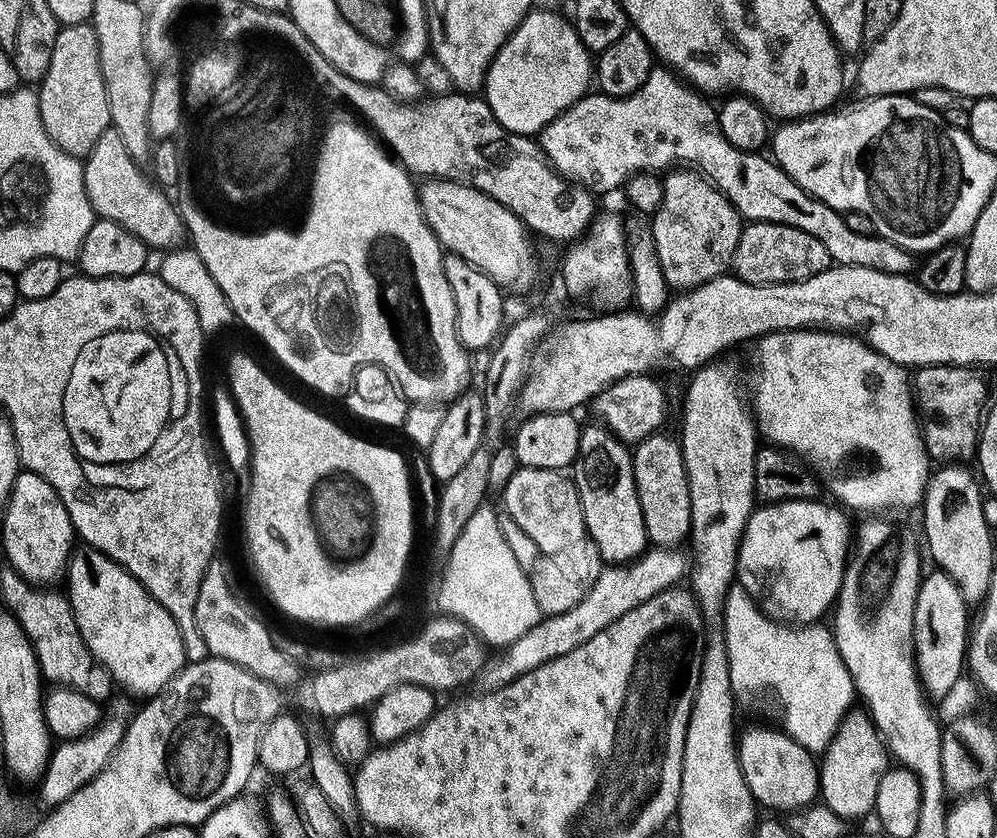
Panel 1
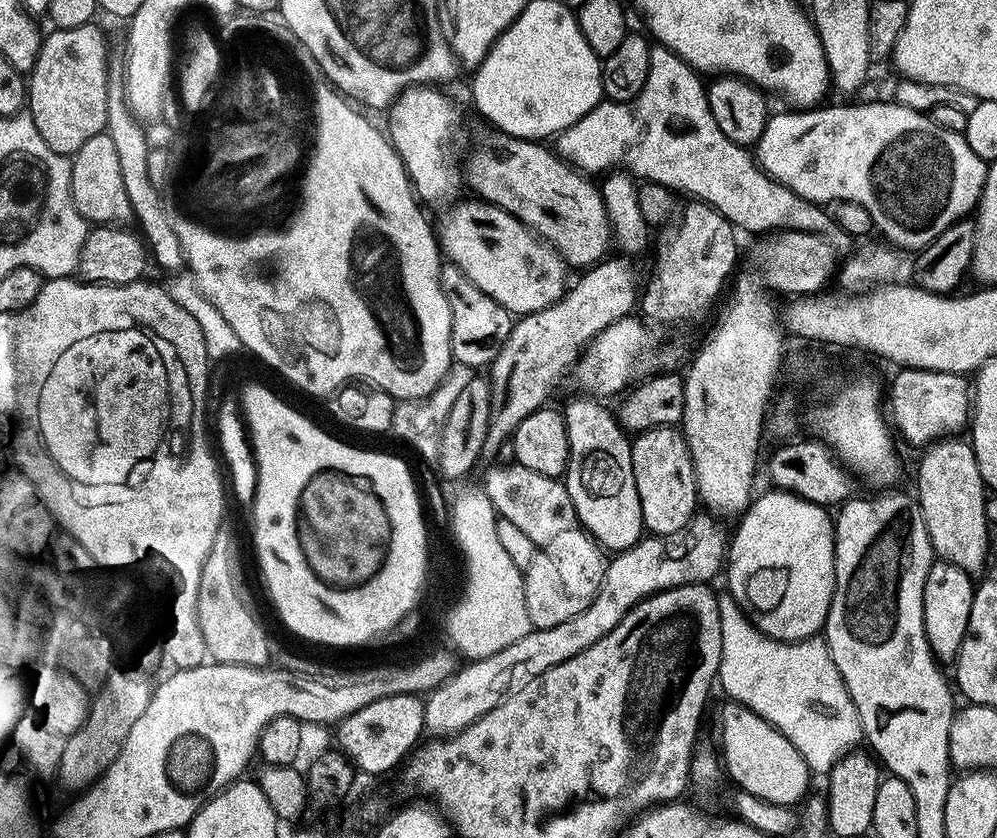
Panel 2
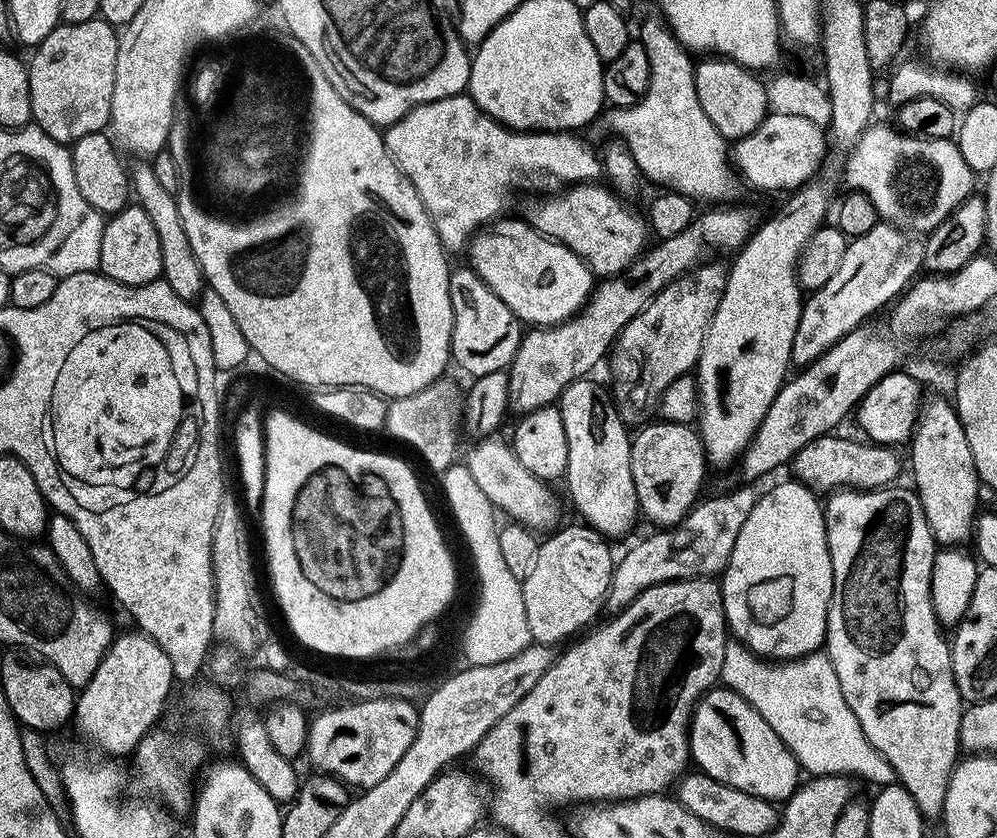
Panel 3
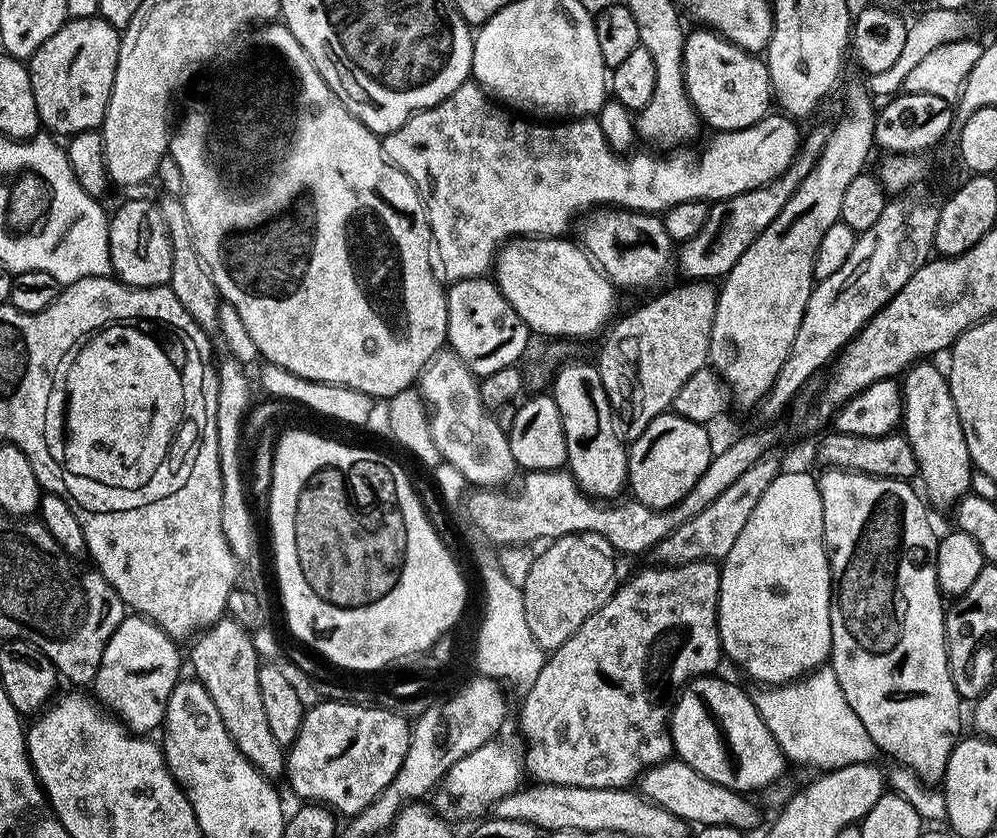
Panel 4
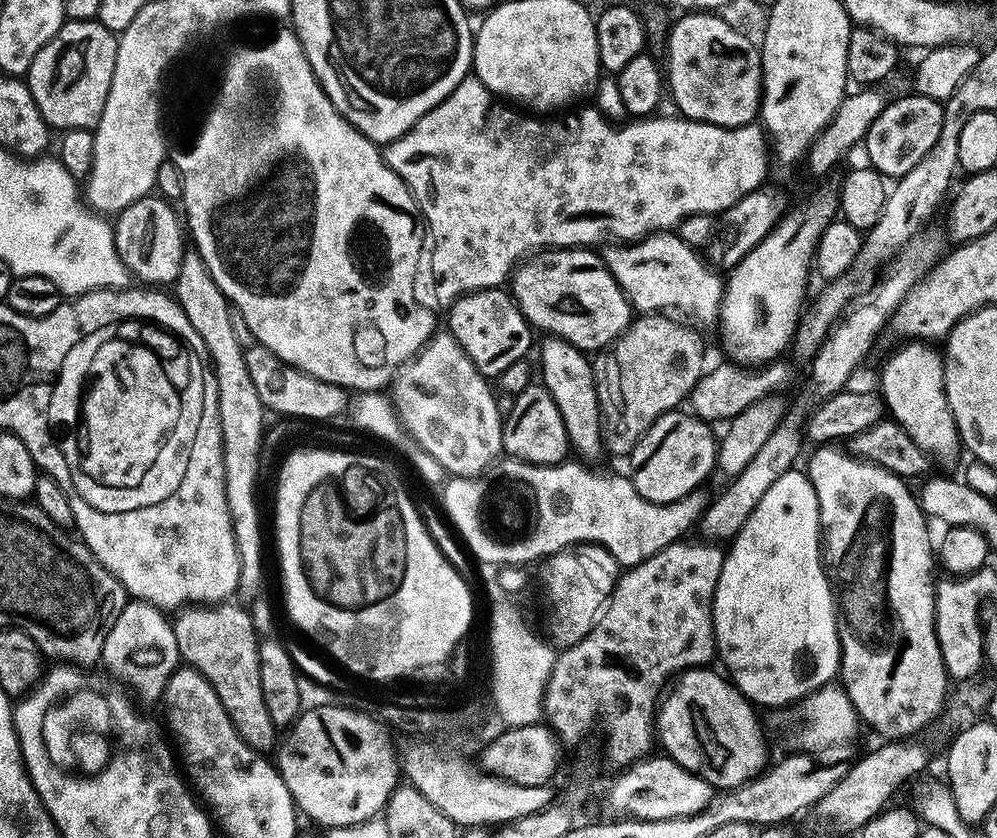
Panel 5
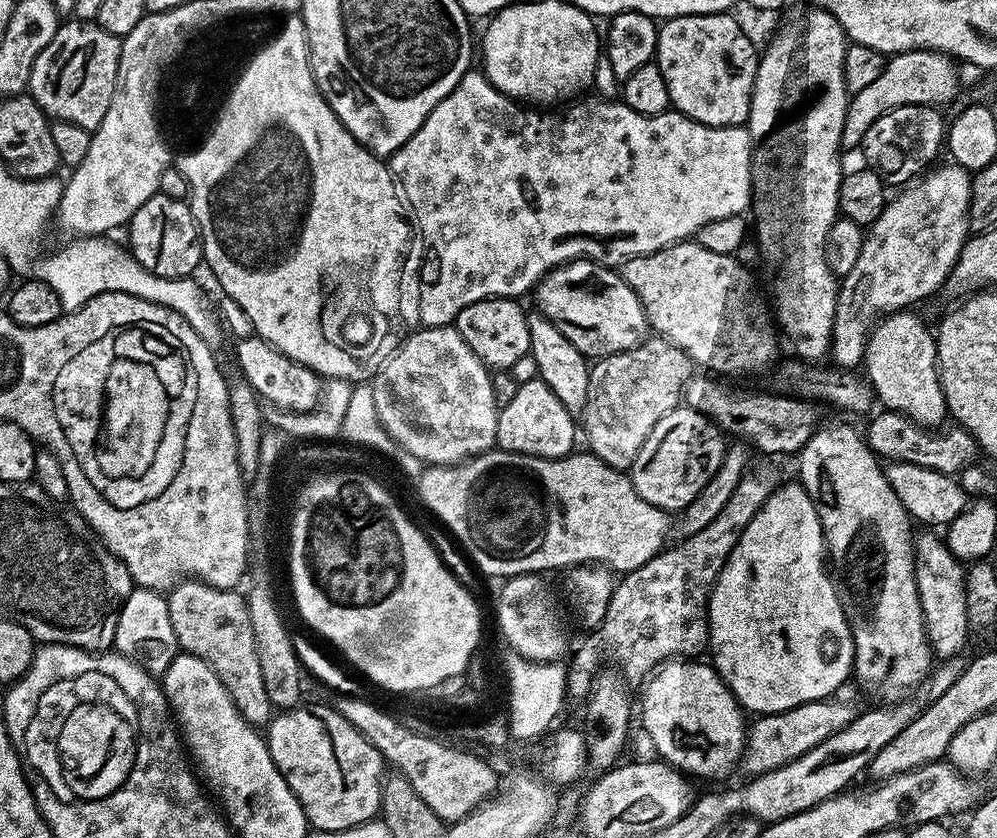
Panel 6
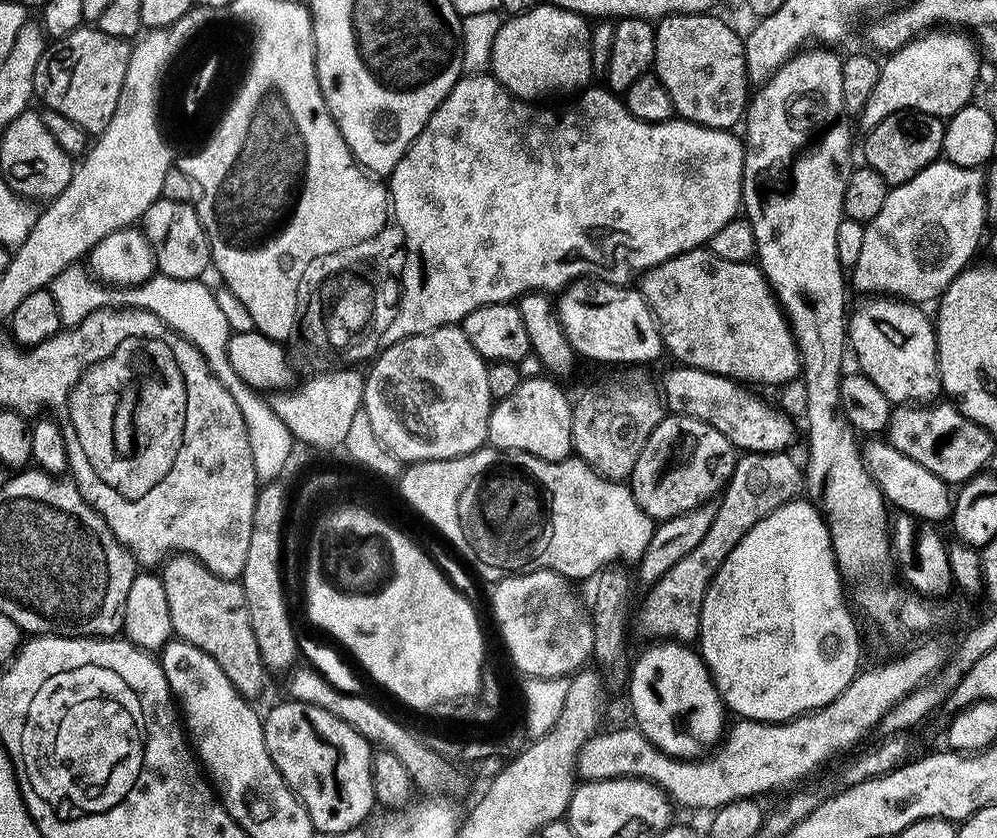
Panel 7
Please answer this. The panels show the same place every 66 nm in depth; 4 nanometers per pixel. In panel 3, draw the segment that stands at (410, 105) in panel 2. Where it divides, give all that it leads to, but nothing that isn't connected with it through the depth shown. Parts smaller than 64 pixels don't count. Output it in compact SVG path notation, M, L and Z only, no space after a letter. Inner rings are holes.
M467 94L447 96L441 100L435 100L434 102L417 104L416 107L411 108L397 124L387 125L387 127L383 129L382 135L384 145L388 148L388 153L392 155L392 159L395 160L396 165L399 166L401 172L404 173L404 177L411 182L416 193L422 198L424 208L428 211L428 216L432 220L434 230L438 234L441 244L444 245L449 253L460 252L463 248L465 251L465 249L469 247L470 241L477 230L491 224L493 220L503 217L505 213L507 213L504 211L507 210L508 203L512 200L512 191L514 191L515 188L530 188L535 182L538 186L548 184L553 187L552 189L556 190L561 186L596 182L599 181L602 176L601 157L598 155L597 149L592 149L591 146L580 137L583 135L577 134L572 130L567 132L530 132L527 130L509 128L508 125L501 124L499 120L483 112L481 108L472 101L472 97Z

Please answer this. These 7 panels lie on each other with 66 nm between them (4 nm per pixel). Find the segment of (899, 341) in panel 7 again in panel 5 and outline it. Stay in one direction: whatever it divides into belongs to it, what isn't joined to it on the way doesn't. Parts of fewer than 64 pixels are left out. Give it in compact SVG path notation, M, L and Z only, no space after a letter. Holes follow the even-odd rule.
M904 342L900 349L880 368L879 395L884 401L887 415L897 420L918 442L926 455L940 460L952 460L962 452L958 426L946 398L944 358L928 342Z

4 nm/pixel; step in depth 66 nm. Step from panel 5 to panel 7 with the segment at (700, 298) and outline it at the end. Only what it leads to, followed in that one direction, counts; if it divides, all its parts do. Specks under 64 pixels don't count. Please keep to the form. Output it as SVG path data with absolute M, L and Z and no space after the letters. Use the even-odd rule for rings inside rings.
M707 247L695 248L643 273L638 280L638 290L652 311L667 355L669 352L676 359L673 361L689 368L701 368L719 376L729 376L731 380L741 381L748 386L788 384L795 376L797 379L801 375L800 350L792 337L792 327L759 263L730 262L726 258L718 258L718 254L708 251Z

